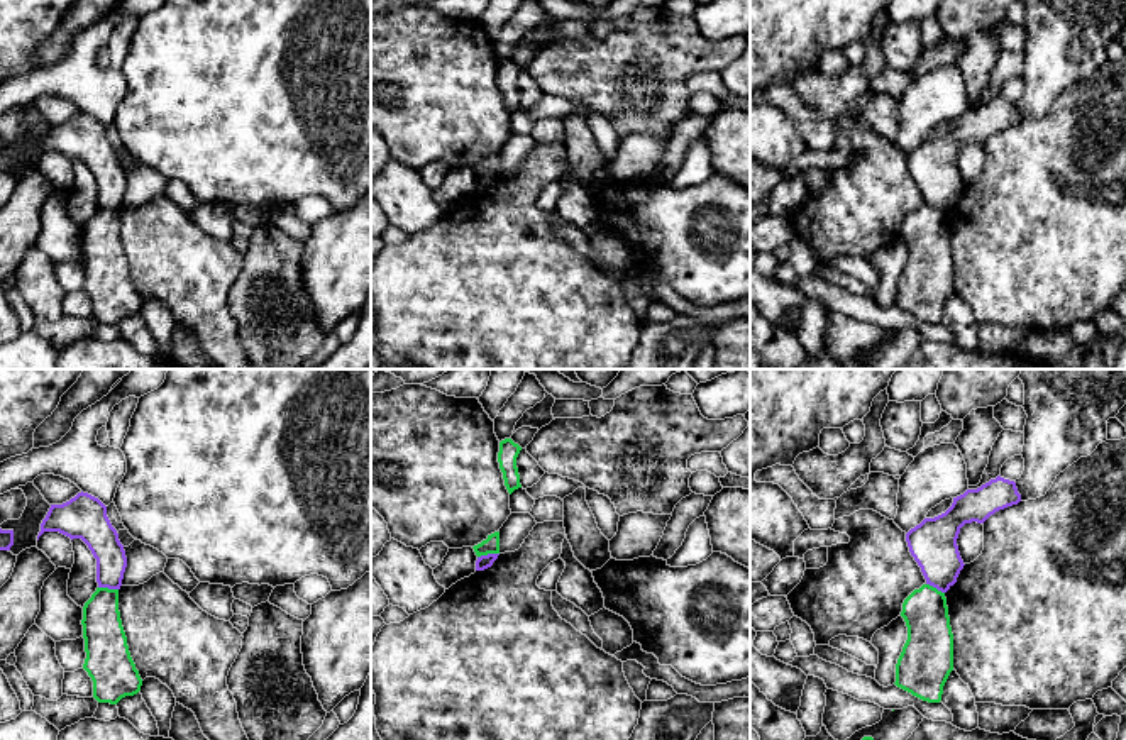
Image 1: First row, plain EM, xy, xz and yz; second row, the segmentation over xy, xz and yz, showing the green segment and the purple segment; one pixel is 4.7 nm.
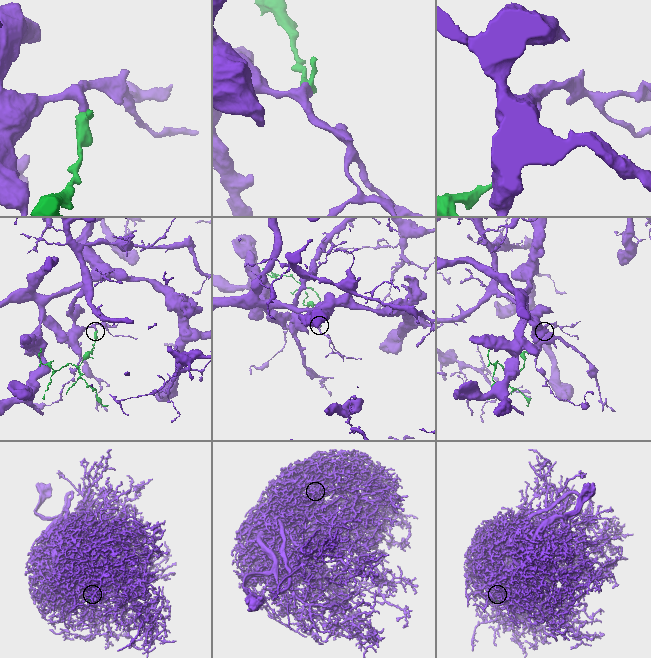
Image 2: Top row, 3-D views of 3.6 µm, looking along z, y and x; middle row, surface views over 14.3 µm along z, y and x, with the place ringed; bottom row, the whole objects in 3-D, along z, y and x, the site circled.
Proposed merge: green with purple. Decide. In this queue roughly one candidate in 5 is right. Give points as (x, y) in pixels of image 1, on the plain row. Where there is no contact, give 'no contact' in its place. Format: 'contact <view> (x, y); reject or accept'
contact xz (488, 173); reject

